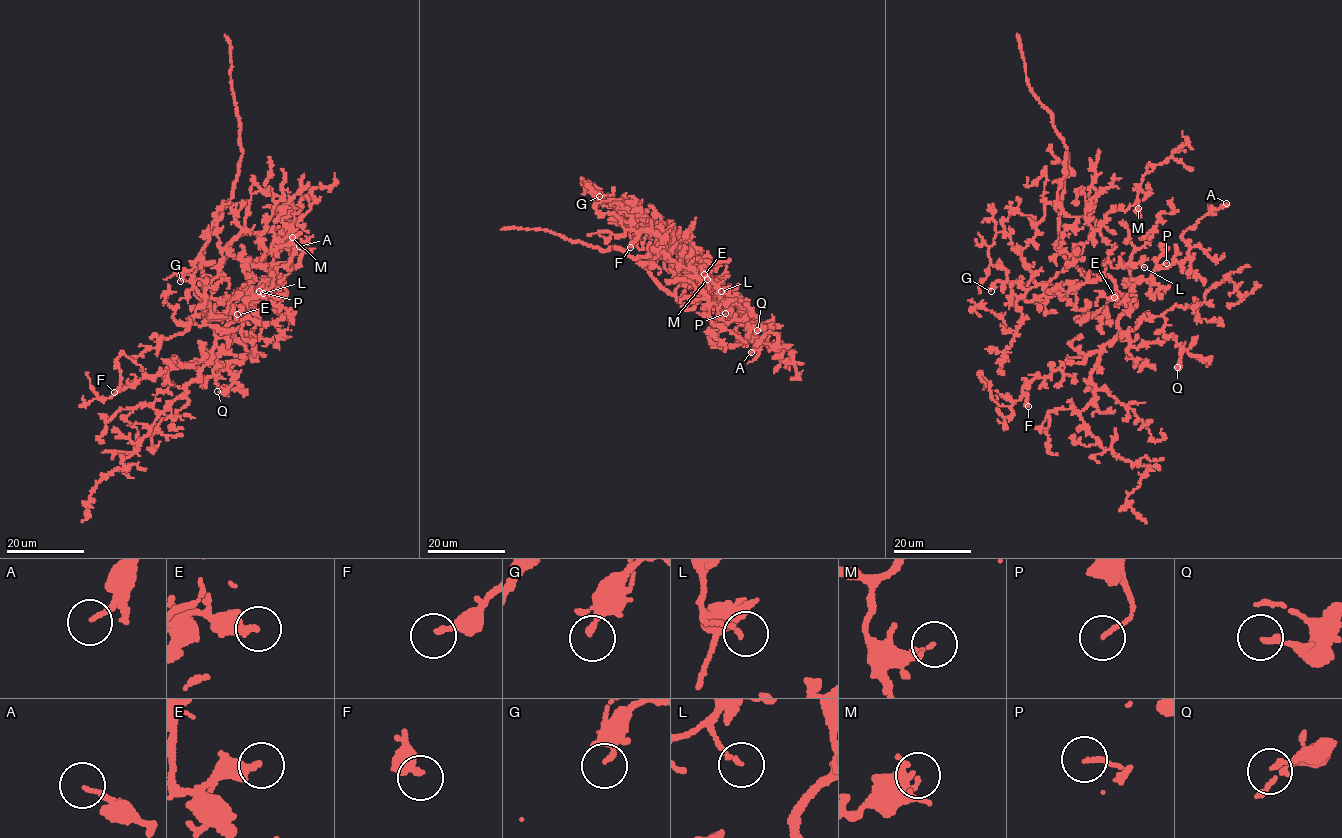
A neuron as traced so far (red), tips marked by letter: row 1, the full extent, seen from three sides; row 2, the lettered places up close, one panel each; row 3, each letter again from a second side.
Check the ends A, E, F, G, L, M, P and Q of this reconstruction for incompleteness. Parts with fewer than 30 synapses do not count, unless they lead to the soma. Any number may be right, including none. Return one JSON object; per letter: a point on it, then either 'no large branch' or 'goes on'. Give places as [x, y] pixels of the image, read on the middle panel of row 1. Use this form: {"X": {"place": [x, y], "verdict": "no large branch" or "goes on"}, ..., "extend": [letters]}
{"A": {"place": [751, 352], "verdict": "no large branch"}, "E": {"place": [704, 274], "verdict": "no large branch"}, "F": {"place": [630, 247], "verdict": "no large branch"}, "G": {"place": [599, 196], "verdict": "no large branch"}, "L": {"place": [721, 291], "verdict": "no large branch"}, "M": {"place": [707, 279], "verdict": "no large branch"}, "P": {"place": [725, 313], "verdict": "no large branch"}, "Q": {"place": [757, 330], "verdict": "no large branch"}, "extend": []}

